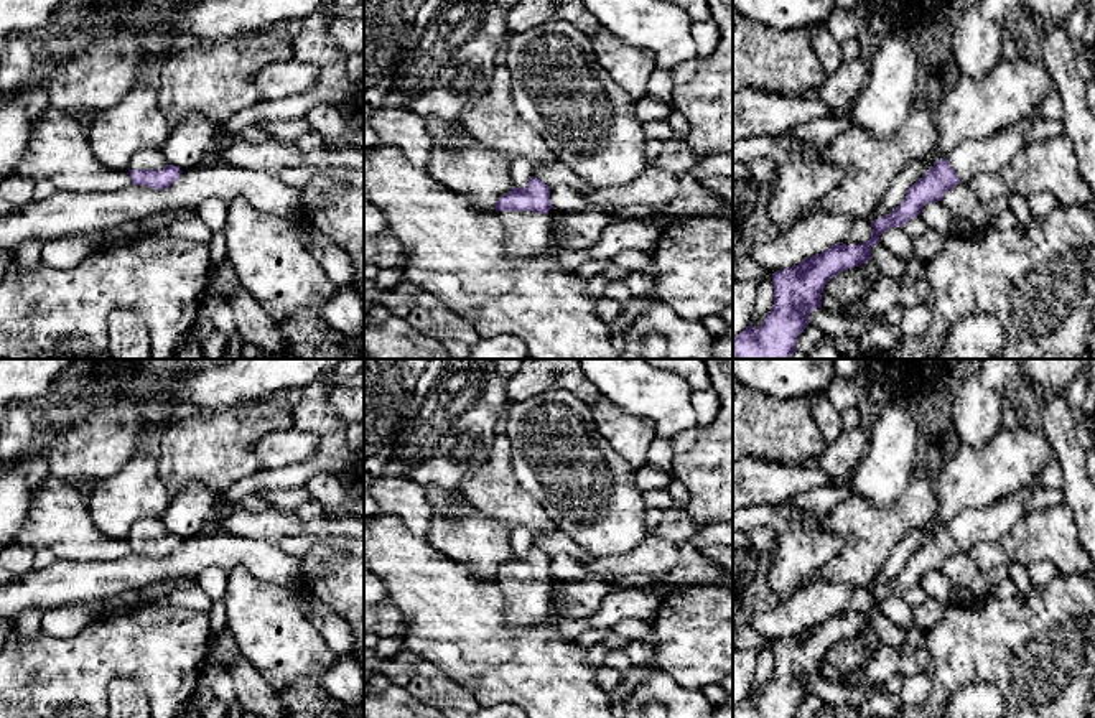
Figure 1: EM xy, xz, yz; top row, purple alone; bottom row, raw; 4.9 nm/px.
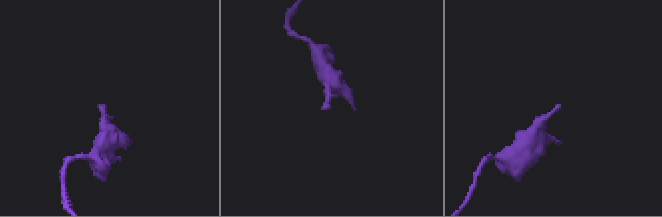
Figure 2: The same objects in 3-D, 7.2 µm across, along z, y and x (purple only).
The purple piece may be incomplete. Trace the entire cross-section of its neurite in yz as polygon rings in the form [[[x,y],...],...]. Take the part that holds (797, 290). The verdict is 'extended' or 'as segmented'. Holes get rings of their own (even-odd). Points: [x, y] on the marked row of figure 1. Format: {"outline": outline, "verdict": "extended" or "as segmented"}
{"outline": [[[1032,114],[981,140],[960,143],[914,183],[904,201],[888,216],[871,221],[871,239],[858,245],[843,242],[807,257],[799,265],[772,273],[774,305],[759,328],[749,326],[733,336],[733,359],[790,359],[797,336],[808,326],[808,315],[822,308],[825,285],[840,272],[871,260],[871,247],[891,227],[920,216],[927,203],[942,201],[953,186],[968,184],[978,175],[996,173],[1027,145]]], "verdict": "extended"}

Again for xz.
{"outline": [[[535,176],[496,203],[509,257],[529,262],[550,245],[550,209],[550,186]]], "verdict": "extended"}

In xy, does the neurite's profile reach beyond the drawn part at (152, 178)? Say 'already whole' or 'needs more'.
needs more

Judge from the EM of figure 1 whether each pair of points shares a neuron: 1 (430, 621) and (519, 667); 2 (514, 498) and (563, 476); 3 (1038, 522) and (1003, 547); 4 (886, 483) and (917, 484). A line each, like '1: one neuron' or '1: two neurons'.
1: one neuron
2: two neurons
3: one neuron
4: two neurons

